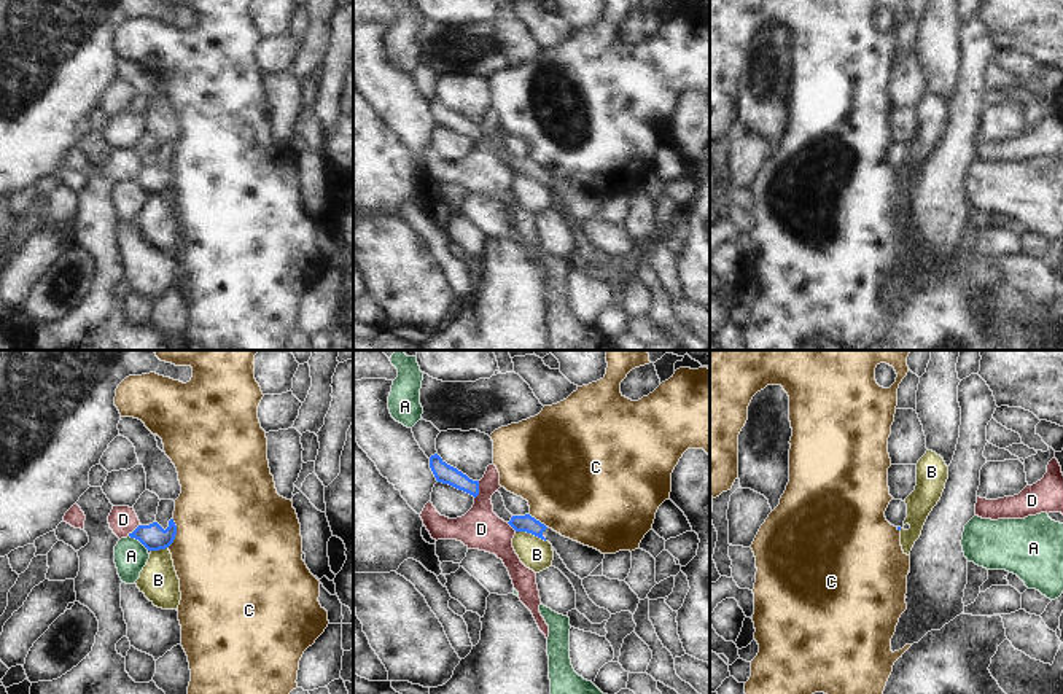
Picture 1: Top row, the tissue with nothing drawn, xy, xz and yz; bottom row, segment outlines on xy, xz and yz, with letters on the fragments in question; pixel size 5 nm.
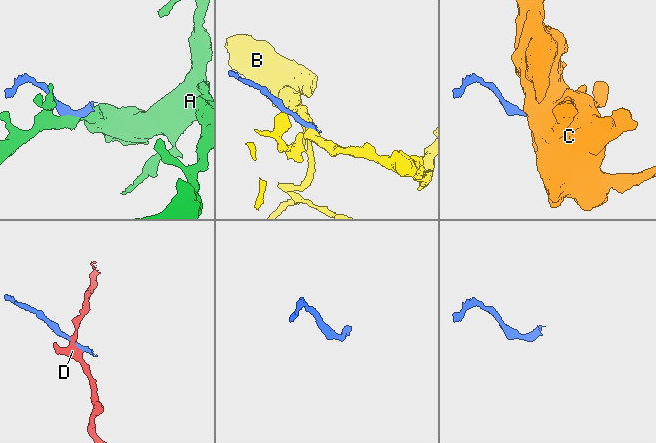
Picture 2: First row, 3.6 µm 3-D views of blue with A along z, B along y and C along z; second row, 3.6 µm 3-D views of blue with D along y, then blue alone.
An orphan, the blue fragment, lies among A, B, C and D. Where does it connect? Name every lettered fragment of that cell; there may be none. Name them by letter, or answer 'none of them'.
none of them

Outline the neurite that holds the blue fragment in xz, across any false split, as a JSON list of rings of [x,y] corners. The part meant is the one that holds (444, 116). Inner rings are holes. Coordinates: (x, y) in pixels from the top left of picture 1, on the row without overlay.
[[[438,97],[430,100],[430,111],[438,126],[449,127],[474,142],[479,138],[479,124],[473,124],[457,111],[447,108]]]

